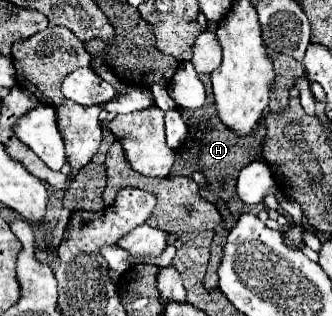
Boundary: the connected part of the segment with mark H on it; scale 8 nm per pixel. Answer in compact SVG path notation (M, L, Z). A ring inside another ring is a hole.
M206 86L206 104L204 108L200 110L180 110L184 122L188 124L188 138L184 140L182 148L190 150L194 154L194 160L192 162L184 162L180 160L180 156L176 156L176 162L172 166L172 172L170 176L192 176L196 170L202 170L206 174L206 178L210 180L210 190L202 190L200 194L210 200L210 202L216 202L218 198L224 198L226 200L226 206L230 208L230 212L238 218L242 212L248 212L248 214L260 214L260 210L264 210L264 204L242 204L238 200L238 192L236 192L236 178L238 178L238 172L250 164L254 158L250 156L250 150L252 148L262 148L264 144L264 134L266 134L266 126L264 126L264 118L258 122L258 128L254 128L254 132L250 136L234 136L230 130L226 130L226 126L222 124L222 120L218 120L218 114L216 114L216 108L214 108L214 96L212 96L212 88ZM216 178L224 178L224 186L218 188L218 182Z

